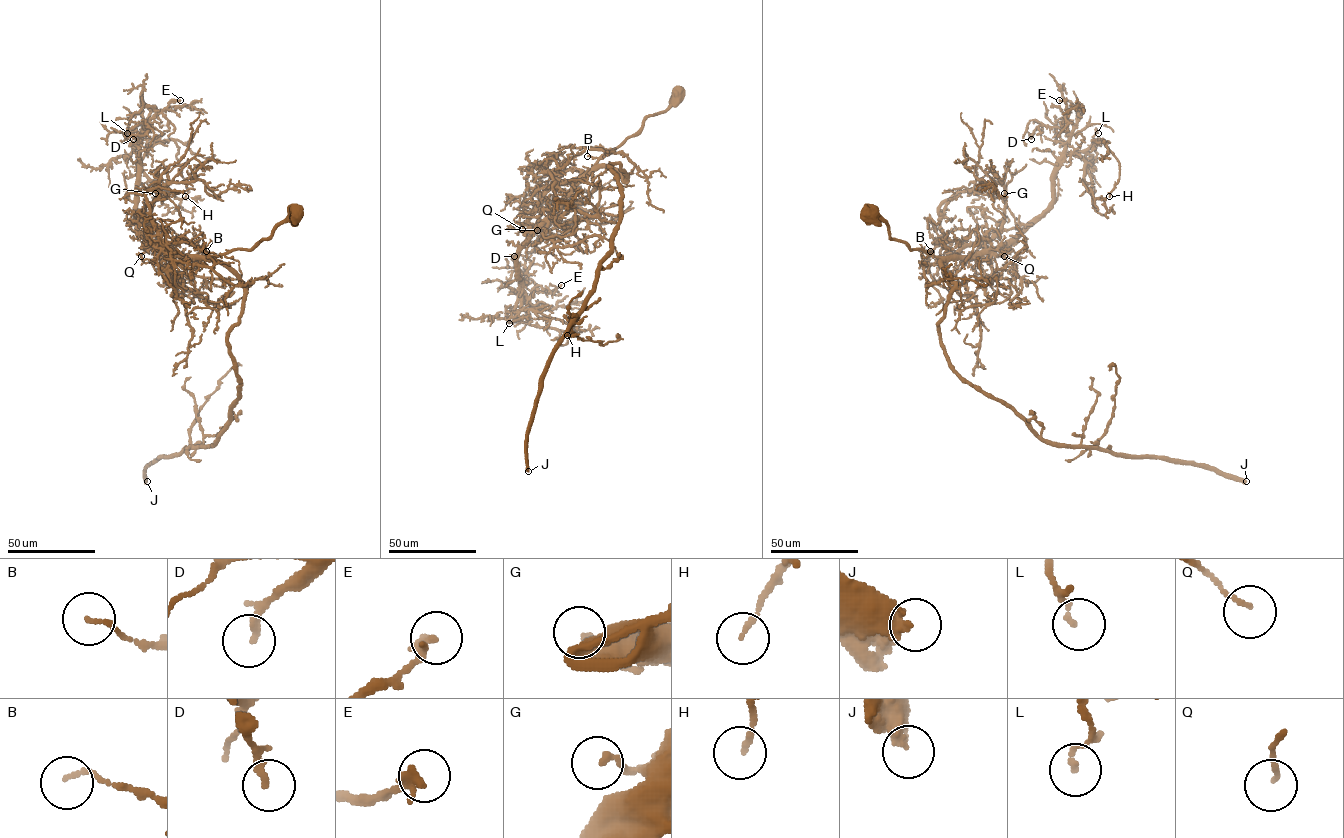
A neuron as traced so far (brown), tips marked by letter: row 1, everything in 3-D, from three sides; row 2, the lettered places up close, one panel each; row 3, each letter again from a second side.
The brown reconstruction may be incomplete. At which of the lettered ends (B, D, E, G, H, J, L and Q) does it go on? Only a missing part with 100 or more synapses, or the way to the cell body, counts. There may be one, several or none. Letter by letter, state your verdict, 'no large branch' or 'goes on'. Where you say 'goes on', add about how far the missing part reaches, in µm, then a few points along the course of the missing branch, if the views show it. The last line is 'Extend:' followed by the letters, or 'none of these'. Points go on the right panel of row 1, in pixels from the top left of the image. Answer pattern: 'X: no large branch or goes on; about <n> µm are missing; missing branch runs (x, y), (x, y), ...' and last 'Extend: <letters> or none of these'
B: no large branch
D: no large branch
E: no large branch
G: no large branch
H: no large branch
J: goes on; about 500 µm are missing
L: no large branch
Q: no large branch
Extend: J

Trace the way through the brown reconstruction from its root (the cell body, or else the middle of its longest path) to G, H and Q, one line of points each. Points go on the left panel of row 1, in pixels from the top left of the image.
G: (295, 211), (269, 237), (251, 249), (195, 257), (155, 243), (147, 236), (155, 193)
H: (295, 211), (251, 249), (213, 257), (171, 254), (156, 247), (136, 223), (137, 142), (174, 141), (185, 196)
Q: (295, 211), (269, 237), (251, 249), (234, 249), (213, 257), (178, 256), (153, 246), (141, 256)

